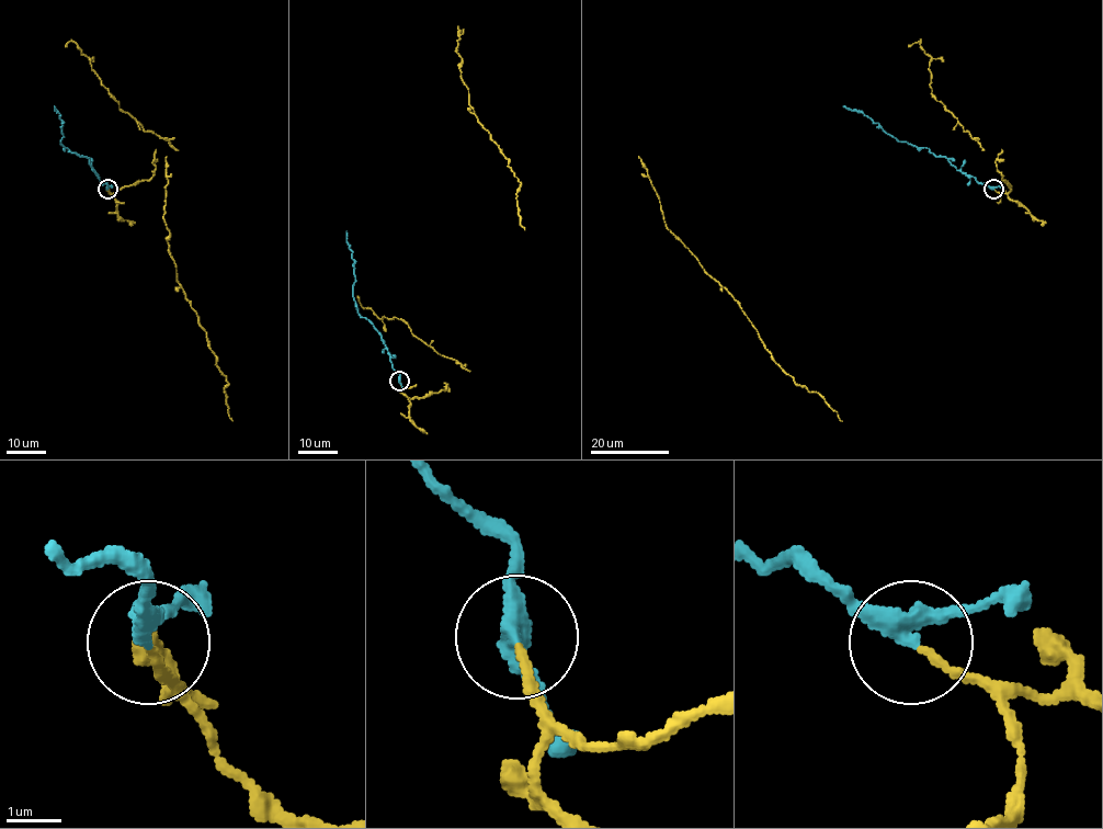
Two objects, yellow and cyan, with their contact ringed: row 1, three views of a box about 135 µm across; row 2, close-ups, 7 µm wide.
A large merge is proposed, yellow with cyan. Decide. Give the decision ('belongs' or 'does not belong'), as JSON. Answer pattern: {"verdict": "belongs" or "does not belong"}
{"verdict": "belongs"}

